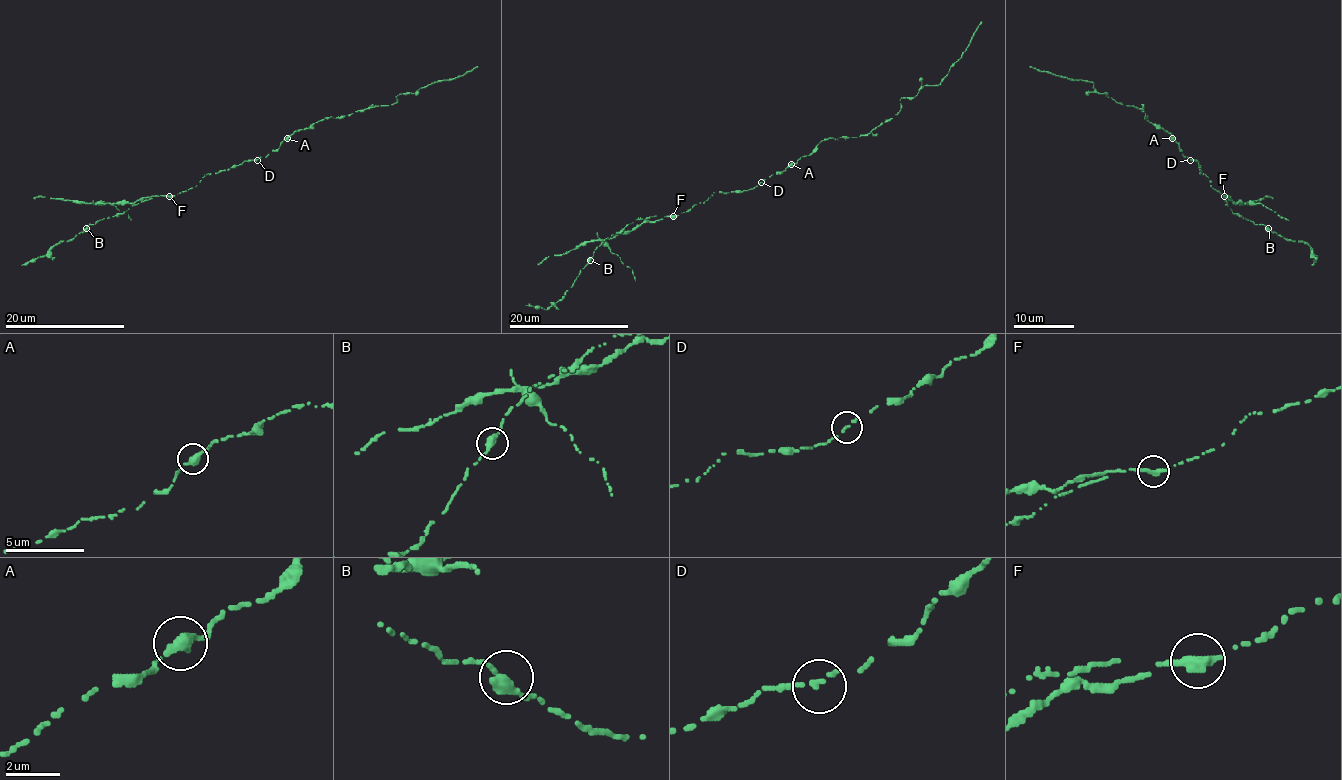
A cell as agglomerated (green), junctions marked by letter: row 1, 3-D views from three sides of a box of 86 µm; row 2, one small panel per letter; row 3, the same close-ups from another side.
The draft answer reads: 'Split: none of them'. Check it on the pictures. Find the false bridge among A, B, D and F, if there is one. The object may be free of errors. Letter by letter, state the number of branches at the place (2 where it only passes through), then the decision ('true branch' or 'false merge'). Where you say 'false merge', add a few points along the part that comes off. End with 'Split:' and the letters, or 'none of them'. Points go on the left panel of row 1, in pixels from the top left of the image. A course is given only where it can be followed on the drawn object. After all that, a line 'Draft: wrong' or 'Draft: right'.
A: 2 branches meet; true branch
B: 2 branches meet; true branch
D: 1 branches meet; true branch
F: 1 branches meet; false merge; foreign part runs (170, 196), (105, 204), (33, 198)
Split: F
Draft: wrong

